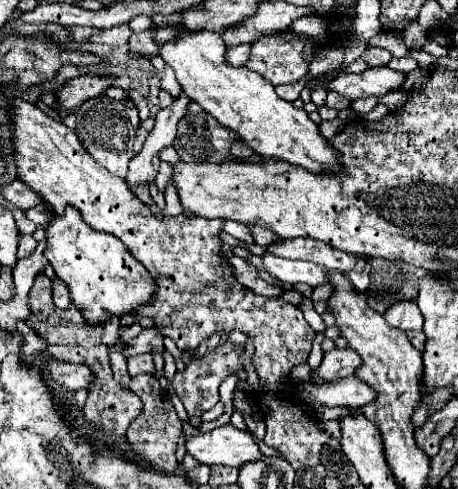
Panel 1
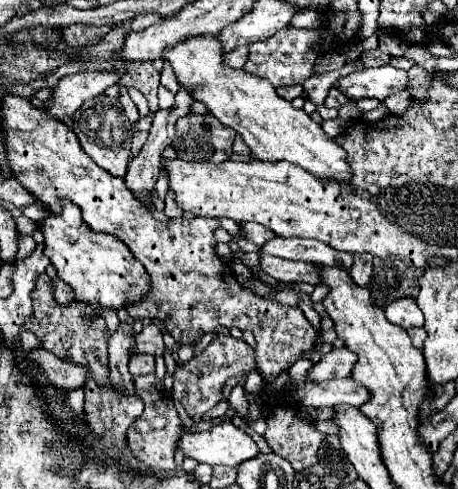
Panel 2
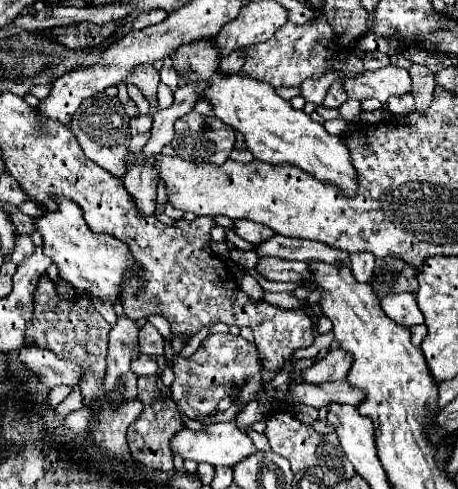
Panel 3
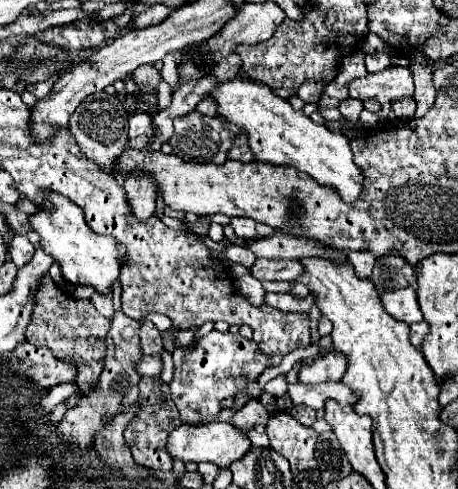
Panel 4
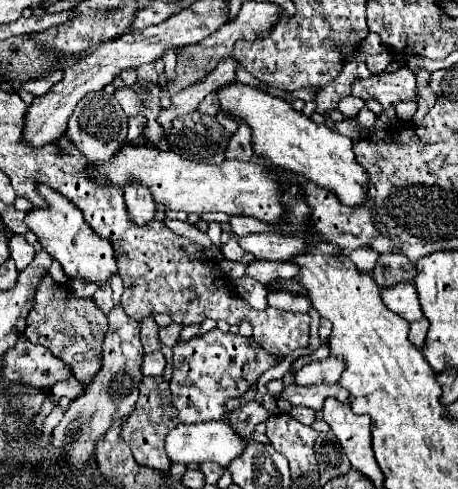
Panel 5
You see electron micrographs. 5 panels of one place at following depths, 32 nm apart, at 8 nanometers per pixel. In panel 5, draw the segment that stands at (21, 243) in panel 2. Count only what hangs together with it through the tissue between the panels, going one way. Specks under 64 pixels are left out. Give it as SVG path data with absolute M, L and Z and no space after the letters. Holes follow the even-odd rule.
M14 234L14 236L10 238L8 246L10 246L10 258L16 262L16 268L18 268L18 270L20 270L20 268L26 268L28 262L34 258L34 248L32 248L32 246L26 242L26 238L20 236L20 234Z

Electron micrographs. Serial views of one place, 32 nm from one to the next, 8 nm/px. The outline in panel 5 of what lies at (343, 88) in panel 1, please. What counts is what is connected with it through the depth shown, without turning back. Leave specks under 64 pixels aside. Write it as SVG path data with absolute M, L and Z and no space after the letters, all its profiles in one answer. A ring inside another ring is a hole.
M400 68L396 72L380 72L372 74L366 80L352 82L352 96L360 96L364 102L376 98L384 110L382 120L390 118L390 104L416 100L416 78L408 68Z

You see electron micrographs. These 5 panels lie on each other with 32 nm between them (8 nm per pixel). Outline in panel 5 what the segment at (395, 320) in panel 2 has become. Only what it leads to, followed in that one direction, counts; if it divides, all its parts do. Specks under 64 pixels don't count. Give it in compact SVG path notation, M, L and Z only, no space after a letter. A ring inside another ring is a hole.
M398 284L396 288L386 288L382 292L382 302L388 306L390 312L398 314L406 322L416 322L422 318L418 294L412 284Z

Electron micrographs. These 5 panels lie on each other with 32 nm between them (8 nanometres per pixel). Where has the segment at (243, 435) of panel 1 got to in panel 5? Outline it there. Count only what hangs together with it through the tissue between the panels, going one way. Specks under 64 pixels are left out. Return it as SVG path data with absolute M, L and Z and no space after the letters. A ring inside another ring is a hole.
M206 422L206 424L178 424L174 430L168 432L166 436L166 452L172 462L182 462L182 464L202 464L206 460L220 464L222 468L228 468L228 464L238 458L246 448L246 442L242 436L236 436L232 426L228 422Z

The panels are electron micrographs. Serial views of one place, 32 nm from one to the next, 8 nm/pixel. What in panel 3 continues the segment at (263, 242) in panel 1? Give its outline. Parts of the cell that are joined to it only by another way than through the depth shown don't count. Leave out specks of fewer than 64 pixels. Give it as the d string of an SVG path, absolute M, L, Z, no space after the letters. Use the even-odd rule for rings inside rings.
M236 220L236 234L242 236L244 240L252 242L252 244L260 244L268 238L274 236L274 232L270 228L264 228L264 224L256 224L256 222L246 222L246 220Z

